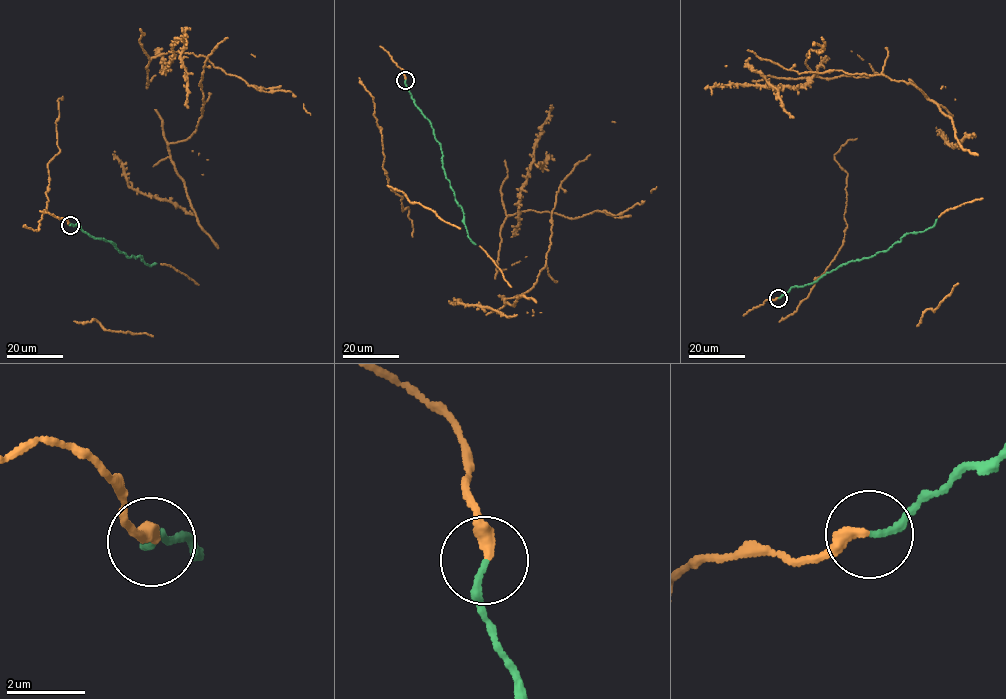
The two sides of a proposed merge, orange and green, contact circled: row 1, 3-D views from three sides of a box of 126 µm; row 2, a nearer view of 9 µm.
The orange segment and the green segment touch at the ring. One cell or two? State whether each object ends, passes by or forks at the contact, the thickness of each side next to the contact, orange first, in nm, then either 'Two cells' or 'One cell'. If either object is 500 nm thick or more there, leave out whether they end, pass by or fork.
At the ring orange ends. At the ring green ends. Thickness 340 nm (orange) against 160 nm. One cell

